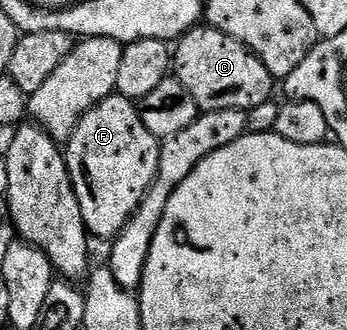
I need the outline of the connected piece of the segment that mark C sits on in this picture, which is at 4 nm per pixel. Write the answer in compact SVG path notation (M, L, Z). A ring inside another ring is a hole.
M210 25L195 27L174 44L173 75L181 81L181 85L185 85L185 89L189 89L189 93L193 93L193 99L197 101L200 112L220 111L221 109L249 112L257 105L272 99L271 90L274 87L276 90L277 87L276 80L271 78L269 69L265 69L263 62L249 48Z

